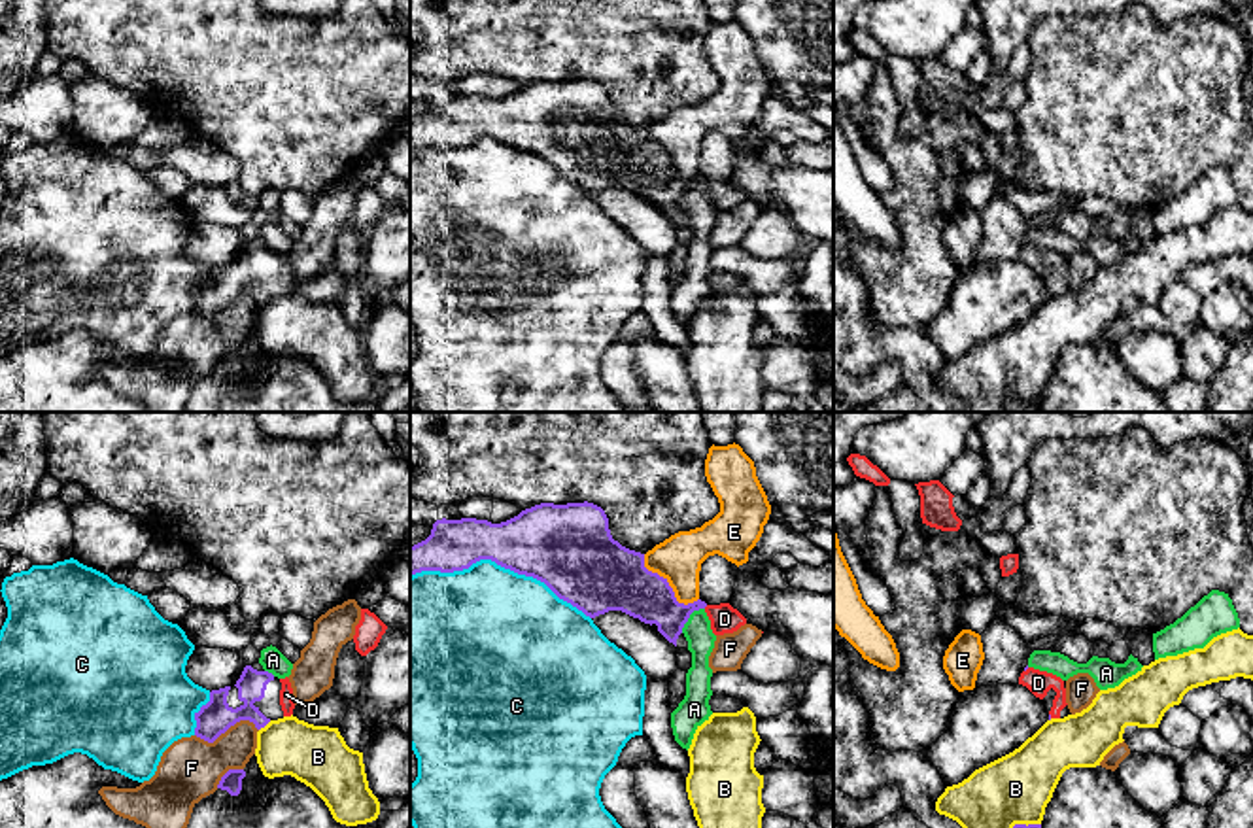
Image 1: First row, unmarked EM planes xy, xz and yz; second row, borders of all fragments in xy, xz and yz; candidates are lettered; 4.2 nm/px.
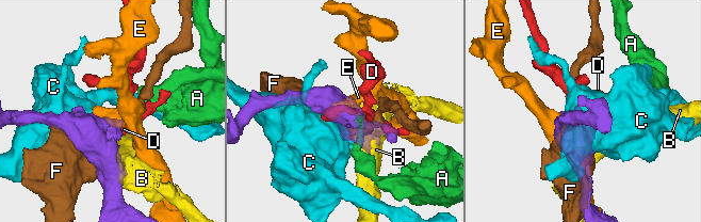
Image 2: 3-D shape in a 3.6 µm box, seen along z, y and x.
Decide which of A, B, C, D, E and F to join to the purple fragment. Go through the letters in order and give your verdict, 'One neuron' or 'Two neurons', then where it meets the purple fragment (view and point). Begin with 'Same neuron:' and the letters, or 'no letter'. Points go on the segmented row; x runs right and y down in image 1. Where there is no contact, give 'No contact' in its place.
Same neuron: D
A: Two neurons. Touches purple at xz (688, 617)
B: Two neurons. Touches purple at xy (265, 724)
C: Two neurons. Touches purple at xz (501, 566)
D: One neuron. No contact
E: Two neurons. Touches purple at xz (668, 585)
F: Two neurons. Touches purple at xy (225, 730)

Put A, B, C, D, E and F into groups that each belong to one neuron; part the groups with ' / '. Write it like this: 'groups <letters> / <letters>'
groups A / B / C / D / E / F

